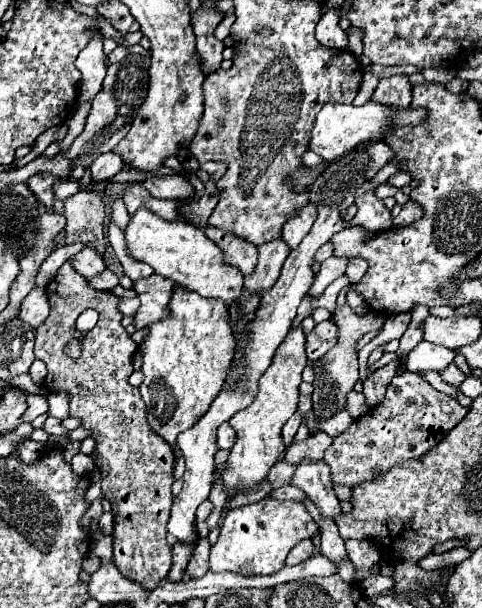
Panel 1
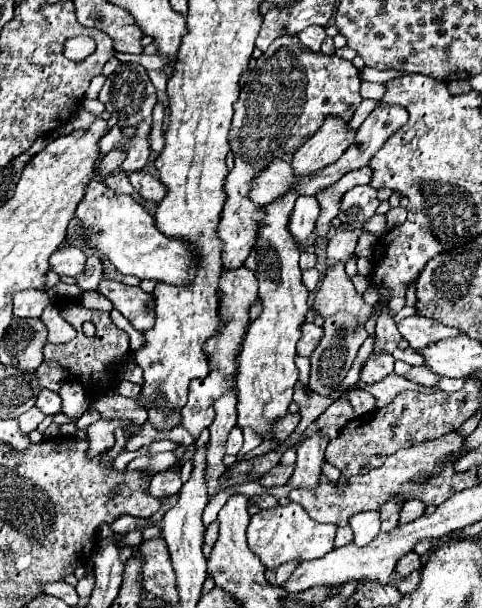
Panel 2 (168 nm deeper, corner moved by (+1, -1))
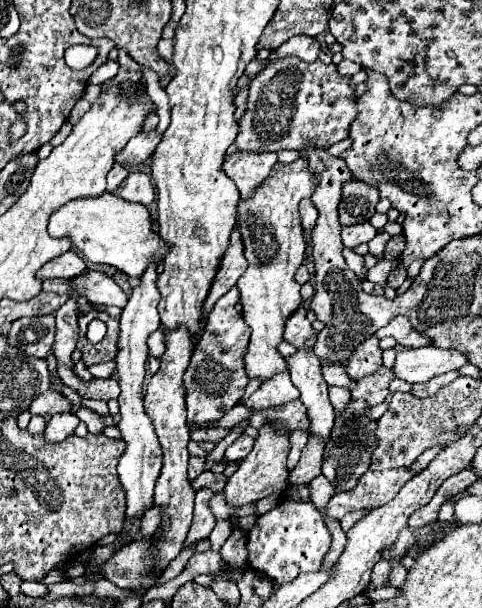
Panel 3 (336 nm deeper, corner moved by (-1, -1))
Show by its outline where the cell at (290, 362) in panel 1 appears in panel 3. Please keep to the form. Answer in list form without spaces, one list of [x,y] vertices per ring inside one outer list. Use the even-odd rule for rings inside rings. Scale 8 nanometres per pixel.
[[[302,157],[296,159],[294,163],[288,163],[288,165],[276,163],[274,169],[272,169],[272,173],[268,175],[268,179],[262,185],[258,185],[258,189],[254,189],[252,197],[238,201],[238,229],[240,229],[240,235],[242,235],[244,257],[248,259],[248,269],[238,279],[236,287],[240,289],[242,319],[252,329],[248,353],[246,353],[244,359],[246,359],[246,373],[248,373],[248,377],[260,377],[262,381],[270,379],[272,375],[276,375],[280,371],[286,371],[286,361],[278,353],[276,347],[282,341],[286,319],[302,305],[300,285],[294,281],[294,273],[302,265],[304,251],[306,251],[306,243],[304,243],[304,235],[302,235],[302,225],[300,225],[300,213],[298,213],[298,203],[304,197],[310,197],[312,189],[316,187],[316,177],[312,177],[312,173],[308,171],[306,163],[308,161],[302,159]]]

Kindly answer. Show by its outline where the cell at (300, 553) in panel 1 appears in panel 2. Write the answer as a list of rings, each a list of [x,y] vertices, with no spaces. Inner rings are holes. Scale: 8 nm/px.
[[[290,561],[290,563],[274,569],[274,571],[266,571],[266,579],[268,579],[272,585],[284,585],[284,581],[292,575],[292,571],[298,567],[298,563],[300,563],[300,561]]]

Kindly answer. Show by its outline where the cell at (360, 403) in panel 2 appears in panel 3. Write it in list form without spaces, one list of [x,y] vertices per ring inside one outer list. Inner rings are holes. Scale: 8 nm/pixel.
[[[388,367],[378,369],[372,373],[372,377],[362,377],[356,381],[356,387],[352,389],[354,399],[364,399],[368,405],[378,405],[388,397],[388,383],[394,379],[392,371]]]

